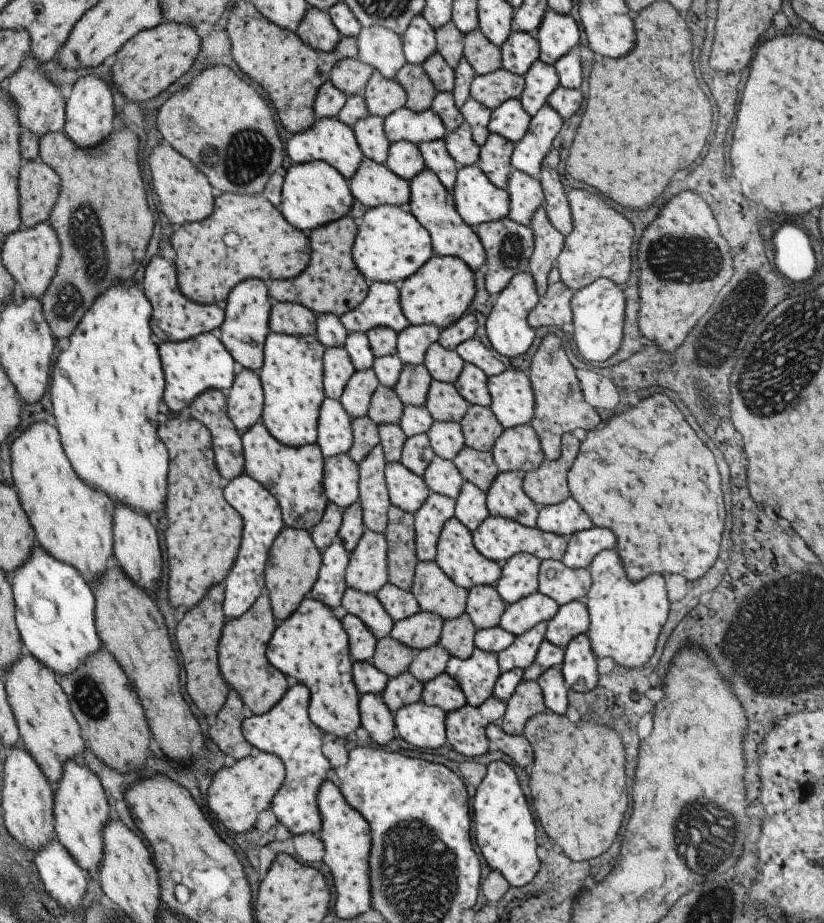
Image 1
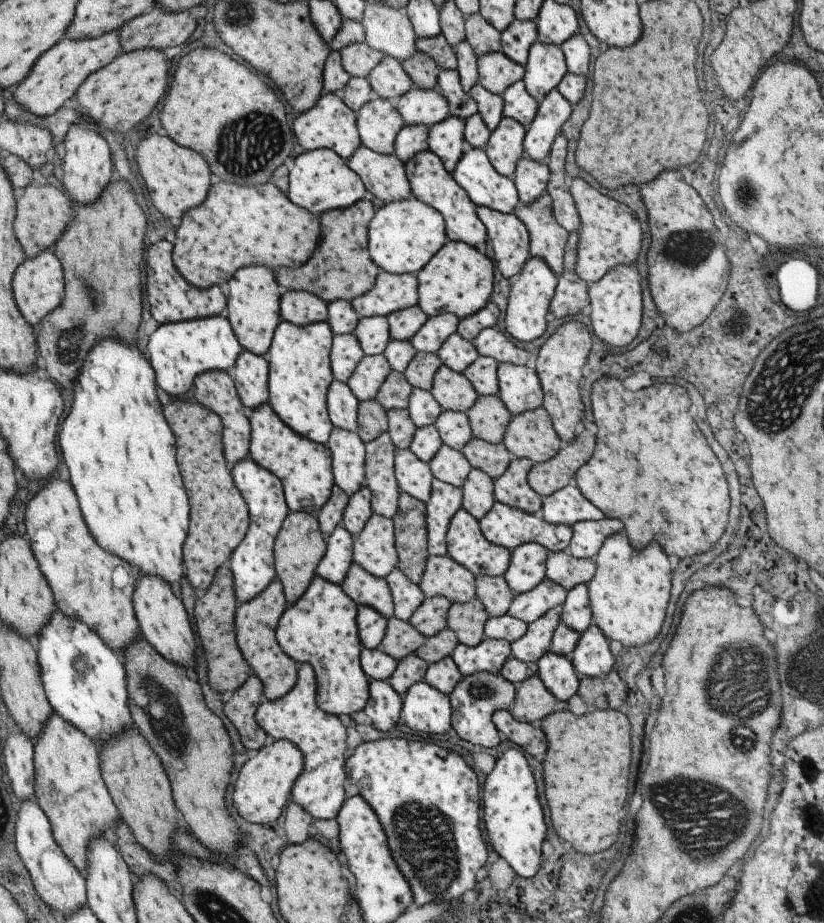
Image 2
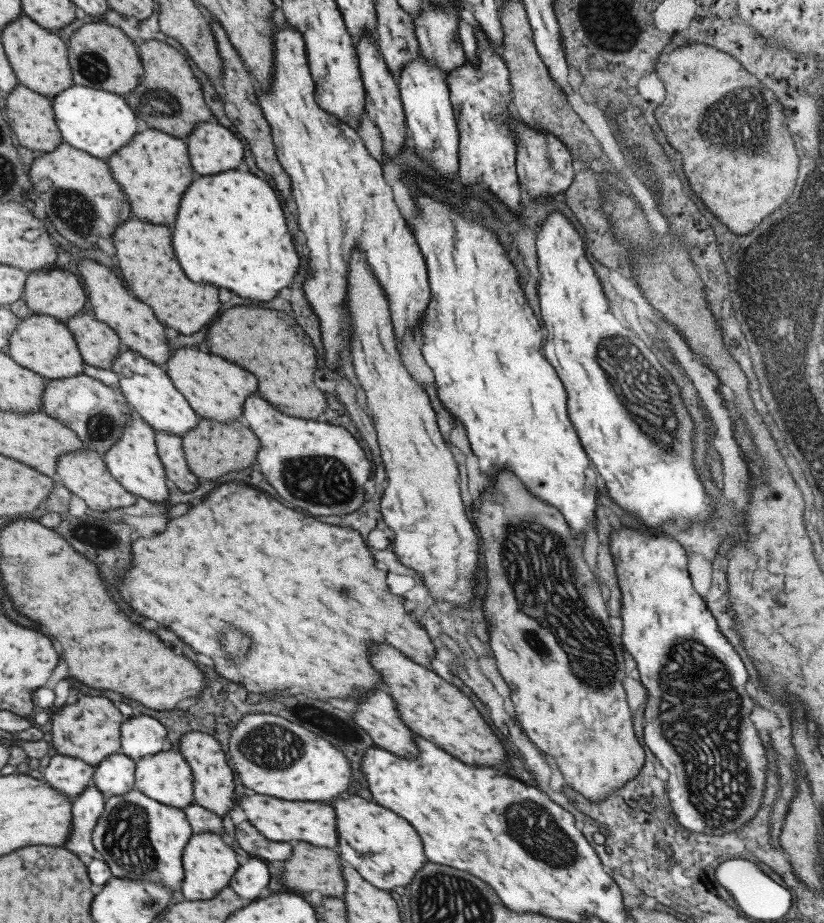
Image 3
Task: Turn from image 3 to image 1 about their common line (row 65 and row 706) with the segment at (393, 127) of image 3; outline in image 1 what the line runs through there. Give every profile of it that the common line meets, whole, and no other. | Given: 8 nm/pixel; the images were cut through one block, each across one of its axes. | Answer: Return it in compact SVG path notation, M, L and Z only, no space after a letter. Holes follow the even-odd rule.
M363 694L358 698L360 726L367 732L368 738L377 744L387 744L397 737L394 732L393 714L385 706L380 694Z

